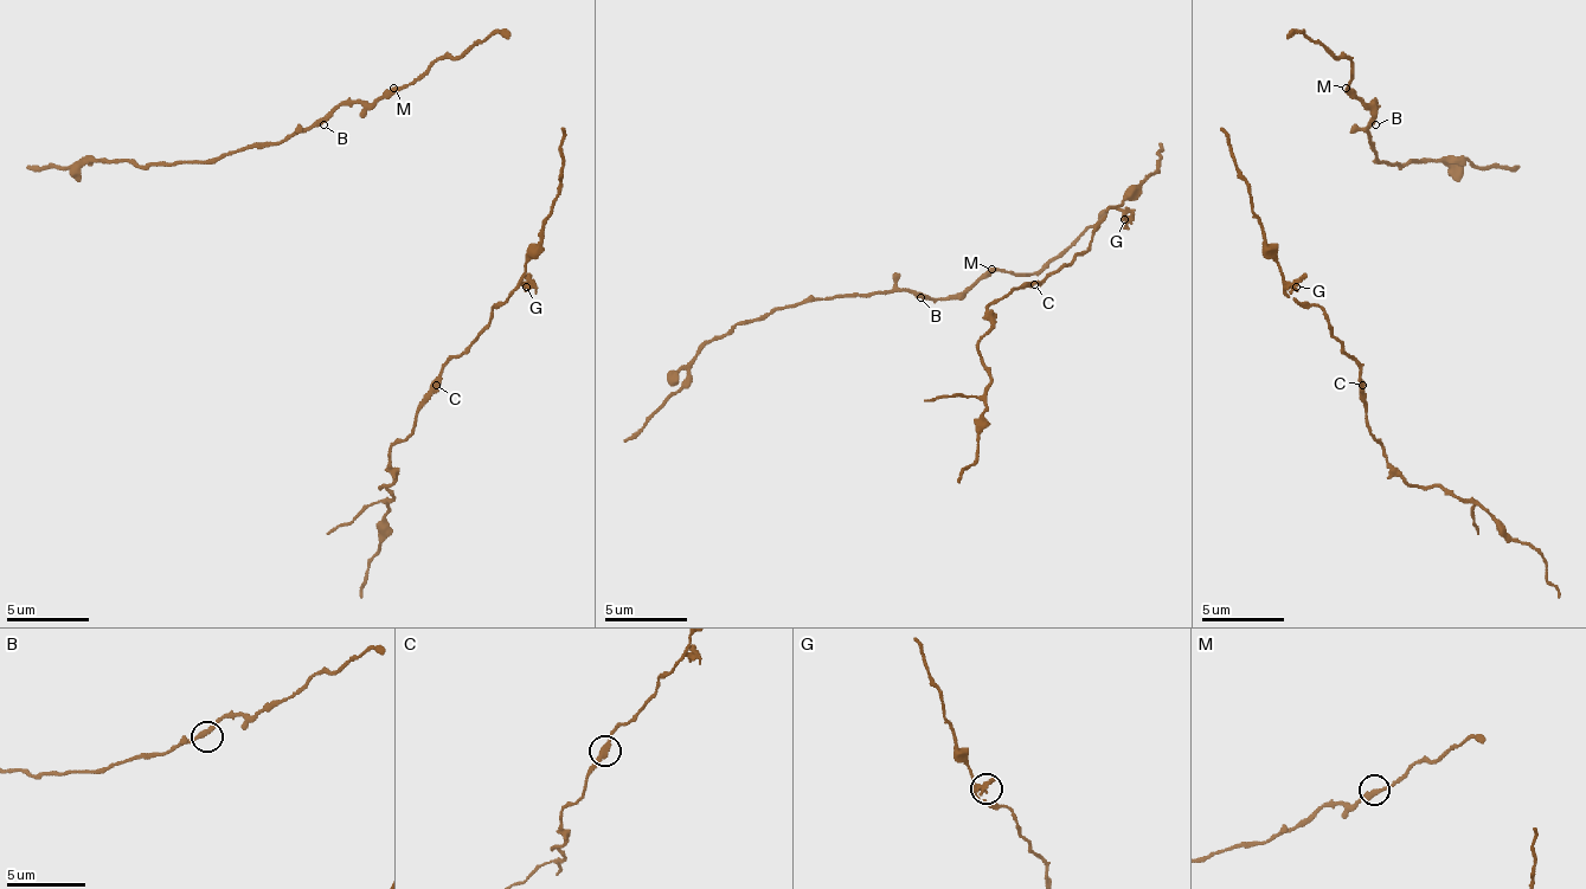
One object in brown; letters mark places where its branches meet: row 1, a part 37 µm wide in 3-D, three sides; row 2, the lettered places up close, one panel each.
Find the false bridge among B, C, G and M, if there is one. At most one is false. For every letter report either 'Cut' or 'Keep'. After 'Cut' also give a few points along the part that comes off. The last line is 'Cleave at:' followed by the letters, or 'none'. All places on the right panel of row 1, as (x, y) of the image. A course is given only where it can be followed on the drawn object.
B: Keep
C: Keep
G: Keep
M: Keep
Cleave at: none

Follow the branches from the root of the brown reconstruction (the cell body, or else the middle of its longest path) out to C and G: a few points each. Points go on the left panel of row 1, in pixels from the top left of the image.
C: (564, 129), (564, 179), (522, 282), (493, 307), (485, 328), (443, 369), (435, 386)
G: (564, 129), (564, 179), (551, 212), (543, 220), (539, 249), (526, 262), (526, 274), (522, 278), (526, 287)

